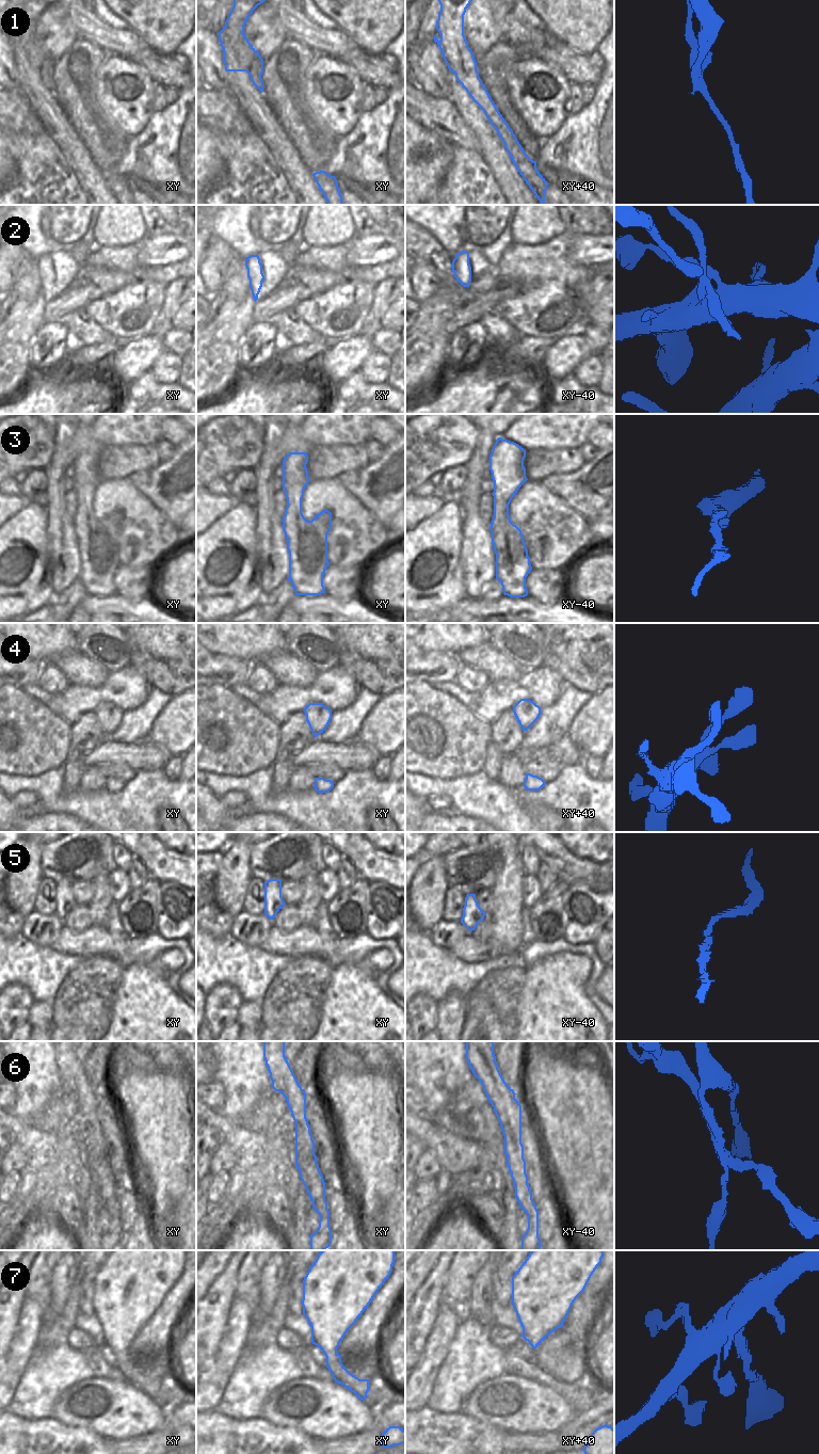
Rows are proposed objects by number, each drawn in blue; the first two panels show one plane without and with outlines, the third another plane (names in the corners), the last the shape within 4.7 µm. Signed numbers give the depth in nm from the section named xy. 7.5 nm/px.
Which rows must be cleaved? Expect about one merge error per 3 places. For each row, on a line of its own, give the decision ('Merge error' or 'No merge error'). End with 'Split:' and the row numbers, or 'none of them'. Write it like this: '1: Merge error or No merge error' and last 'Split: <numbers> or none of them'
1: Merge error
2: Merge error
3: No merge error
4: No merge error
5: No merge error
6: Merge error
7: No merge error
Split: 1, 2, 6

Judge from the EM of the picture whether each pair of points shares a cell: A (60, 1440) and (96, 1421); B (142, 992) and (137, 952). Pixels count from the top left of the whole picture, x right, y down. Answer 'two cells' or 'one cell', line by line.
A: two cells
B: two cells

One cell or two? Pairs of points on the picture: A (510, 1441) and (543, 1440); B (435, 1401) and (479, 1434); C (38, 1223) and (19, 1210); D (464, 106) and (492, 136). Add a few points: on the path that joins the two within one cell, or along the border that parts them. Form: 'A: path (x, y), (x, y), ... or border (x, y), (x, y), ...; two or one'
A: path (518, 1441), (534, 1441); one
B: border (427, 1406), (440, 1412), (460, 1411); two
C: border (36, 1214), (15, 1235); two
D: path (471, 113), (484, 128); one

